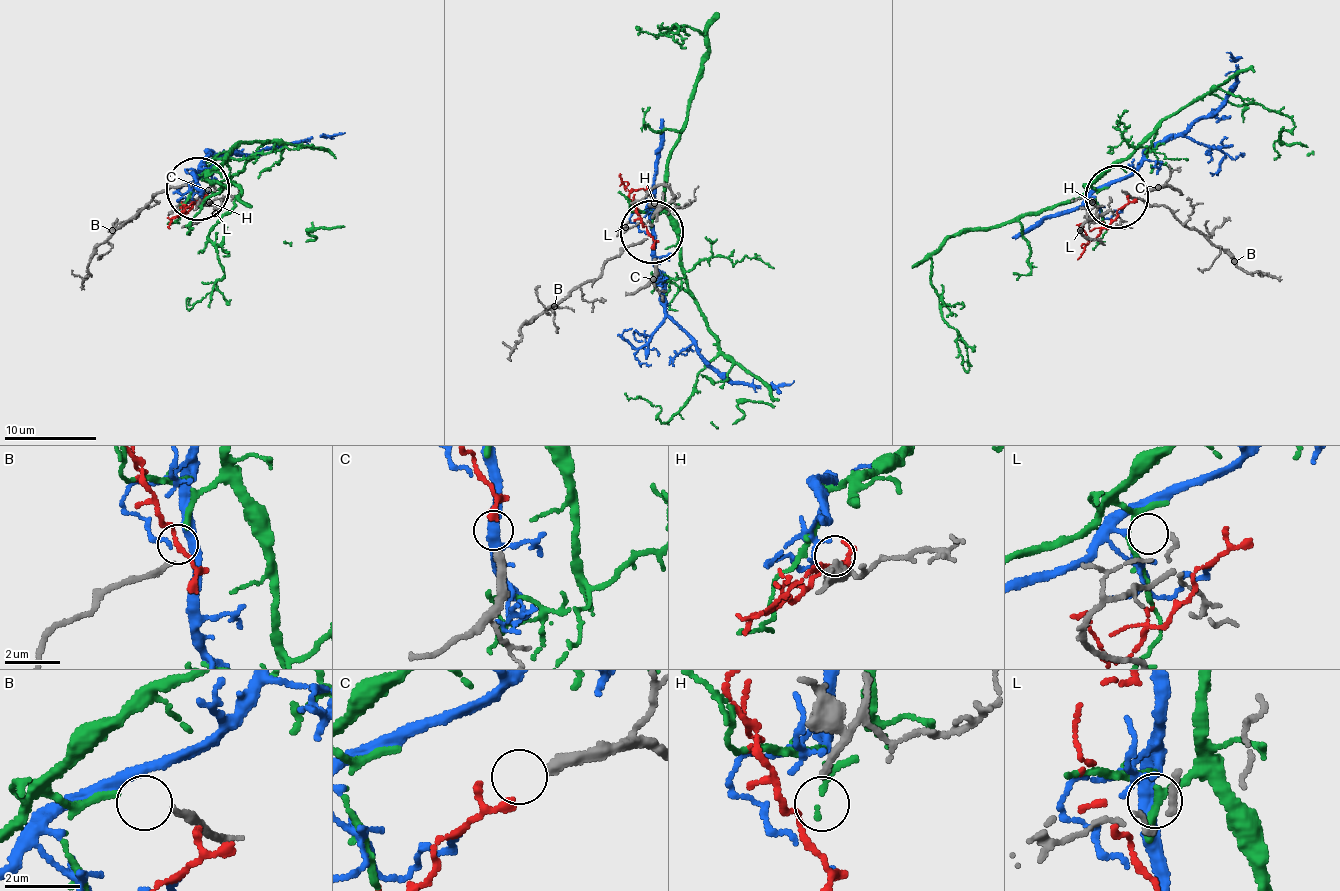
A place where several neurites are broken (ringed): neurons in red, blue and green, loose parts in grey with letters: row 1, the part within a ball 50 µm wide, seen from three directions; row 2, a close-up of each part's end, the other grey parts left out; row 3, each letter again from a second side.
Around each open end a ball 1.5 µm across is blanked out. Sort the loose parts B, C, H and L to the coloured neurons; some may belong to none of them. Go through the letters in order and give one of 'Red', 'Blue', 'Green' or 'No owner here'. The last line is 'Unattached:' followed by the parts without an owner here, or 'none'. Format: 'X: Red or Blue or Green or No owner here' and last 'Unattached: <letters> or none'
B: Green
C: Red
H: No owner here
L: Blue
Unattached: H

